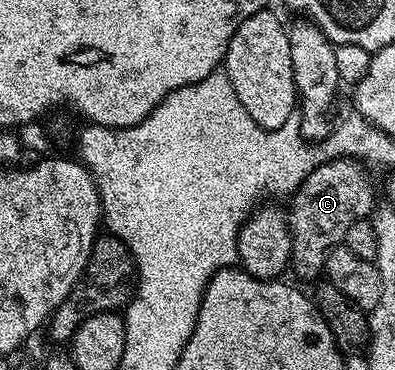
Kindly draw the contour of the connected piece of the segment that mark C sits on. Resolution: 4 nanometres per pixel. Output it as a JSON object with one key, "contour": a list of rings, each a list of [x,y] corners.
{"contour":[[[340,157],[333,161],[326,161],[322,165],[317,165],[306,177],[306,180],[294,190],[292,194],[294,202],[288,205],[290,239],[292,241],[290,263],[293,272],[298,272],[302,277],[314,277],[317,273],[319,276],[326,268],[328,255],[335,247],[345,242],[348,227],[352,227],[354,221],[369,218],[375,212],[374,189],[370,186],[365,171],[367,172],[357,160]]]}

